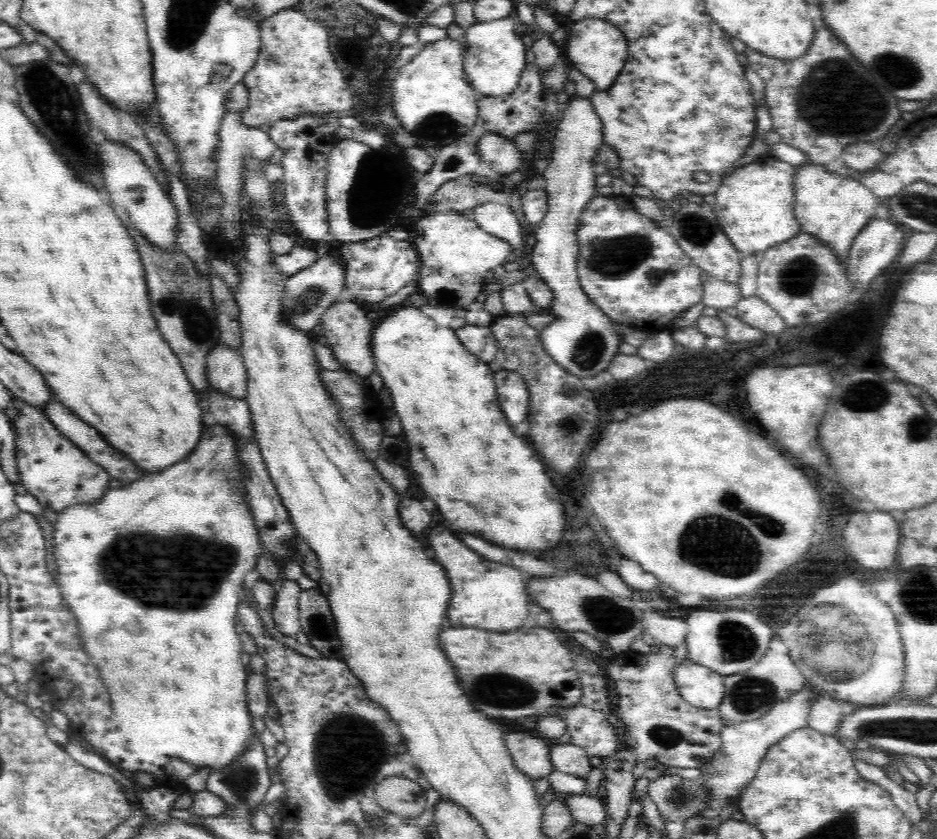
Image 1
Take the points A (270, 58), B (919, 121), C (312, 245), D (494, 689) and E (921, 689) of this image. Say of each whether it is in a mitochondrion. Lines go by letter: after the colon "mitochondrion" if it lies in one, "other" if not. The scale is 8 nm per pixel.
A: mitochondrion
B: other
C: other
D: mitochondrion
E: other

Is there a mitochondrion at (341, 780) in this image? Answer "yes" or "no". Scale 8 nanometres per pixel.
yes

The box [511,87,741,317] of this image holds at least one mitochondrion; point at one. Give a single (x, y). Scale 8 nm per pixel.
(616, 257)

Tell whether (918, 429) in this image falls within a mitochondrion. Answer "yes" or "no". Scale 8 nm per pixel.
yes

